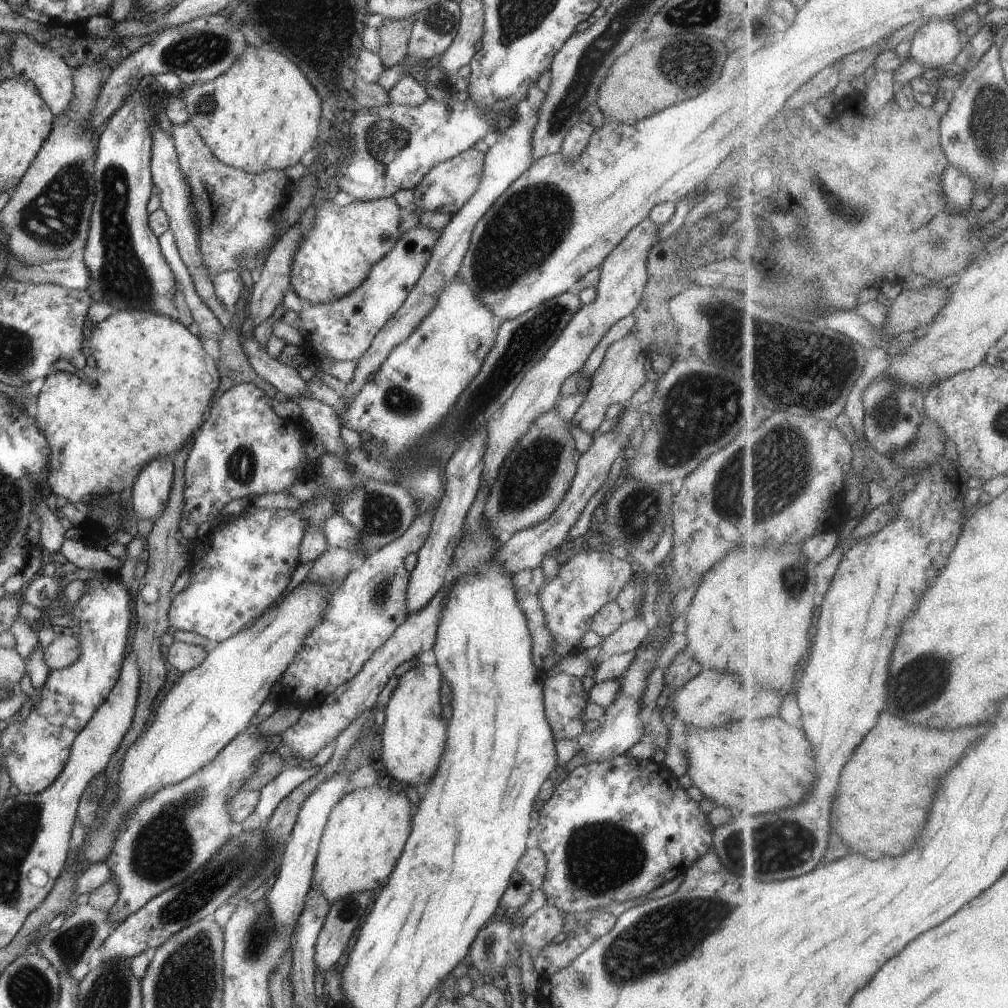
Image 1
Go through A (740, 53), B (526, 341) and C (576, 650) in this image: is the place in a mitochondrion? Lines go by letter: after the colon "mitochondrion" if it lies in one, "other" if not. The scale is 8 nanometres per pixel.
A: other
B: mitochondrion
C: other

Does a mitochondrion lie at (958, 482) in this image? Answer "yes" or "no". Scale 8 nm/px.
no

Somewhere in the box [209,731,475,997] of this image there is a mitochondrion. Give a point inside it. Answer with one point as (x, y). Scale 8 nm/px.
(256, 938)

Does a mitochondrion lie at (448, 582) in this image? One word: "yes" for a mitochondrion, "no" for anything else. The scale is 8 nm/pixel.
no

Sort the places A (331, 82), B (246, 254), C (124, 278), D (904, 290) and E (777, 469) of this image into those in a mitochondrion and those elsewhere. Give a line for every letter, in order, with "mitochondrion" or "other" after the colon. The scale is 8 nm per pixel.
A: mitochondrion
B: mitochondrion
C: mitochondrion
D: other
E: mitochondrion

